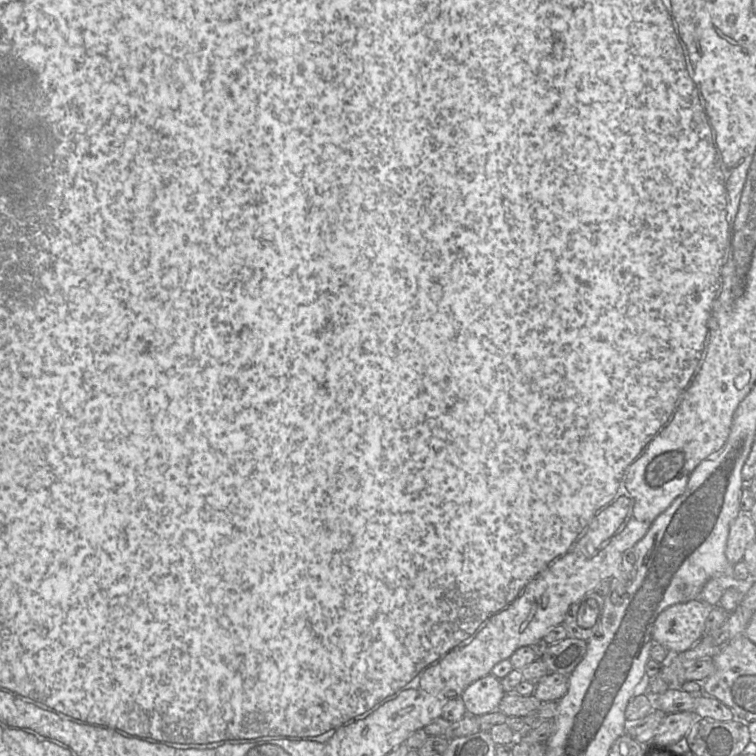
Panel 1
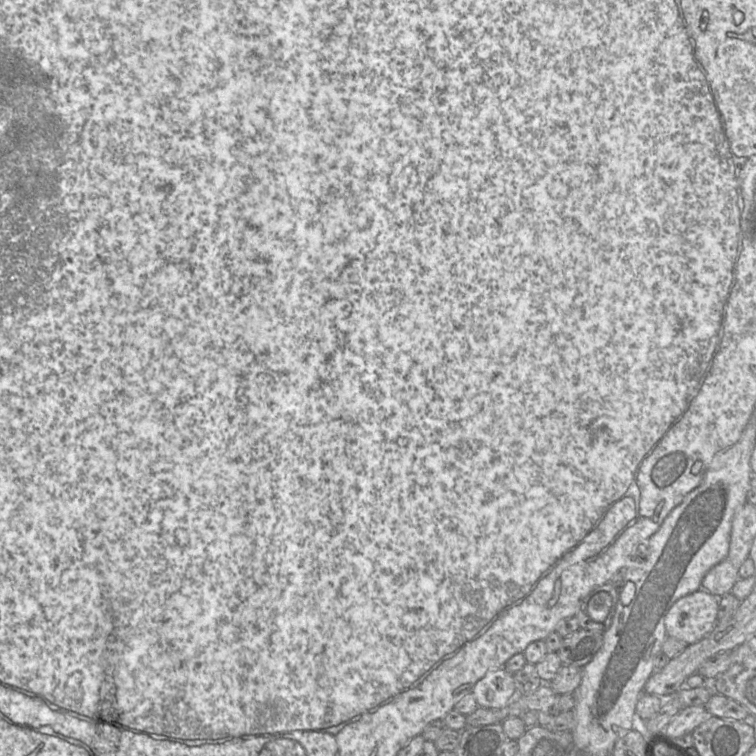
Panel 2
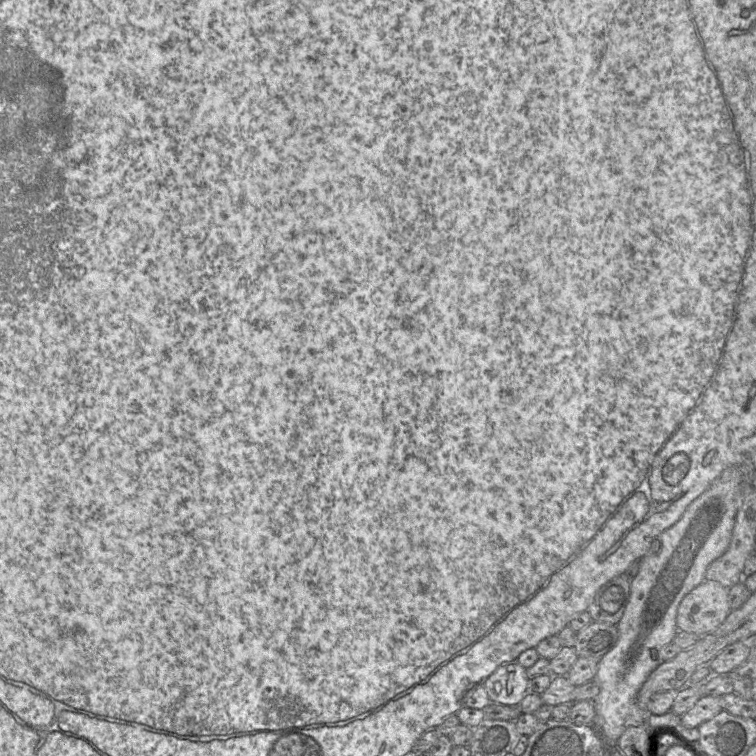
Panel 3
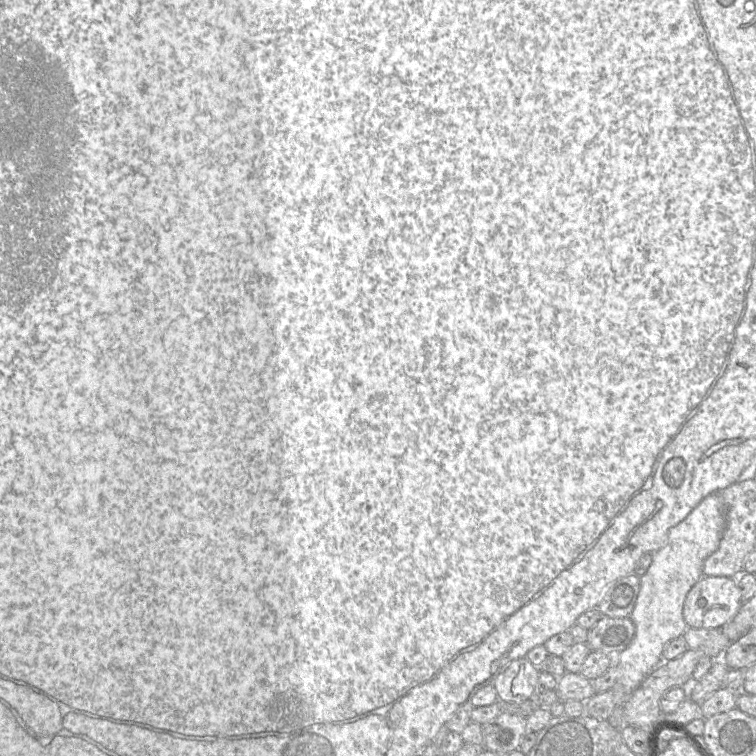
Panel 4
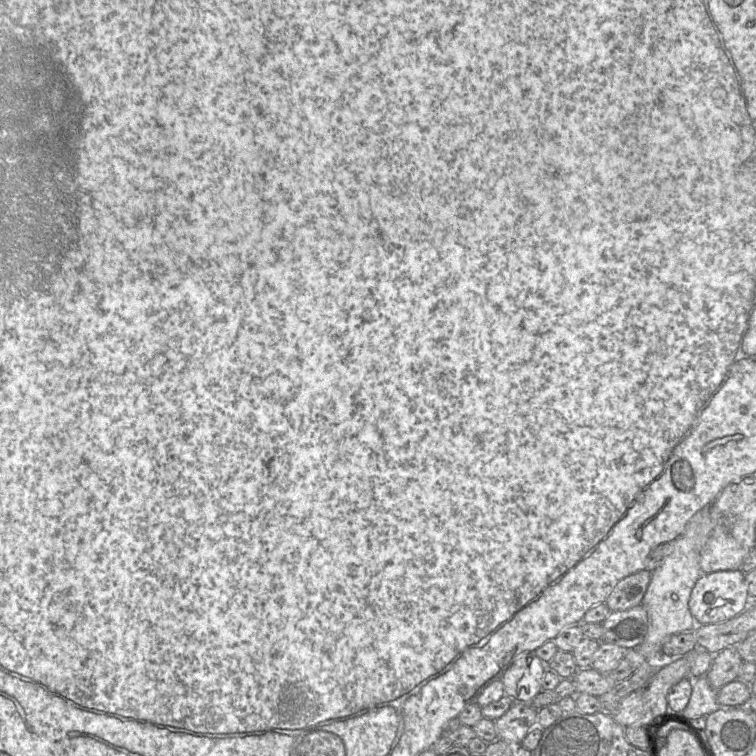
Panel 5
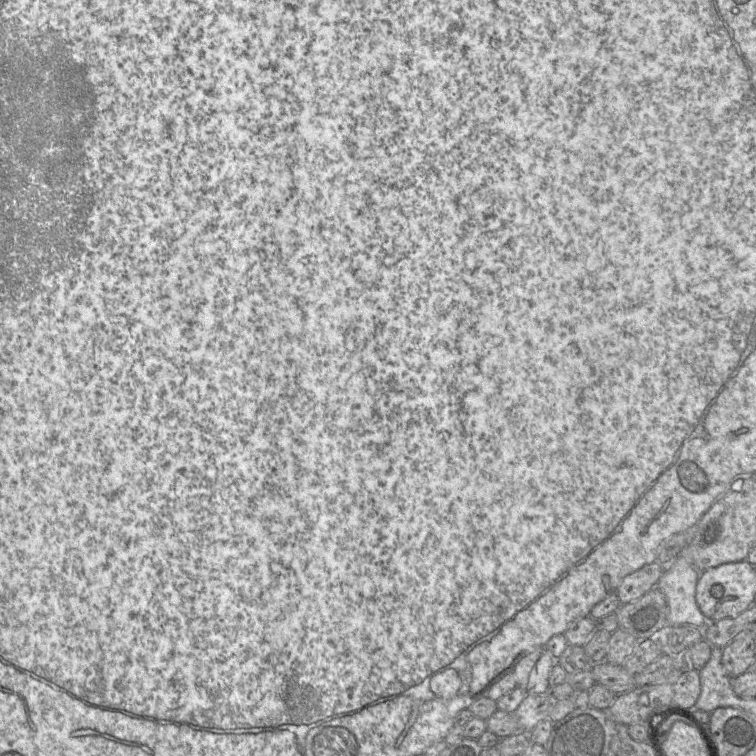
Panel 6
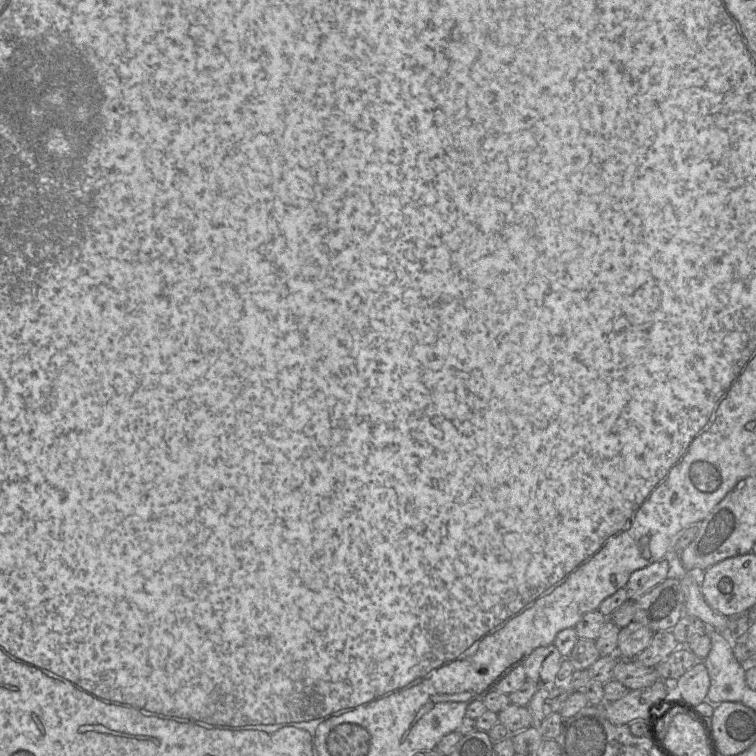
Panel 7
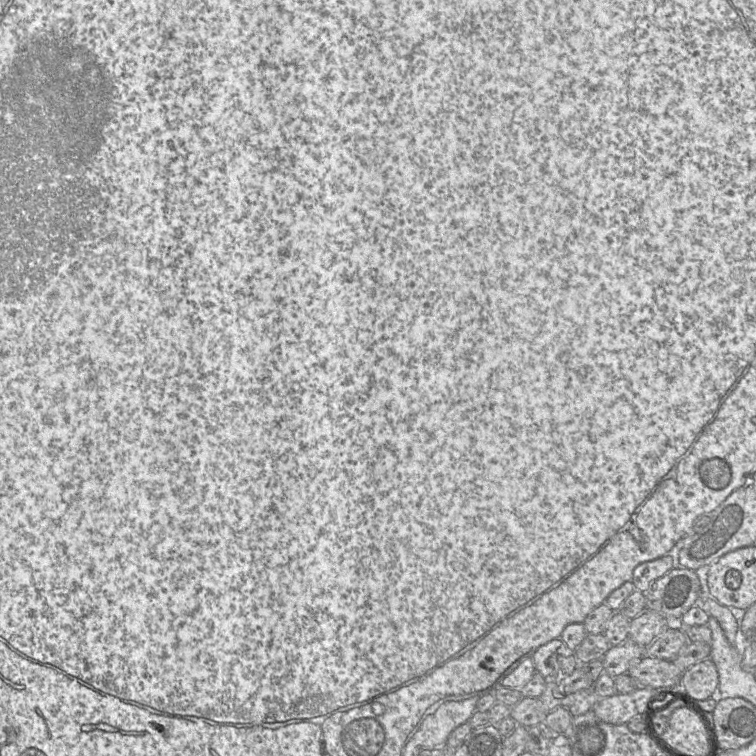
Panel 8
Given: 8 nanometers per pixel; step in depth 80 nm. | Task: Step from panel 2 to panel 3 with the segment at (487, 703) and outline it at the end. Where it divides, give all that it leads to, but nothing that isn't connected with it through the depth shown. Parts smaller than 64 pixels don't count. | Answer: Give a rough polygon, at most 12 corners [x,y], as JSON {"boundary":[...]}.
{"boundary":[[517,662],[483,683],[492,703],[518,705],[529,677]]}

